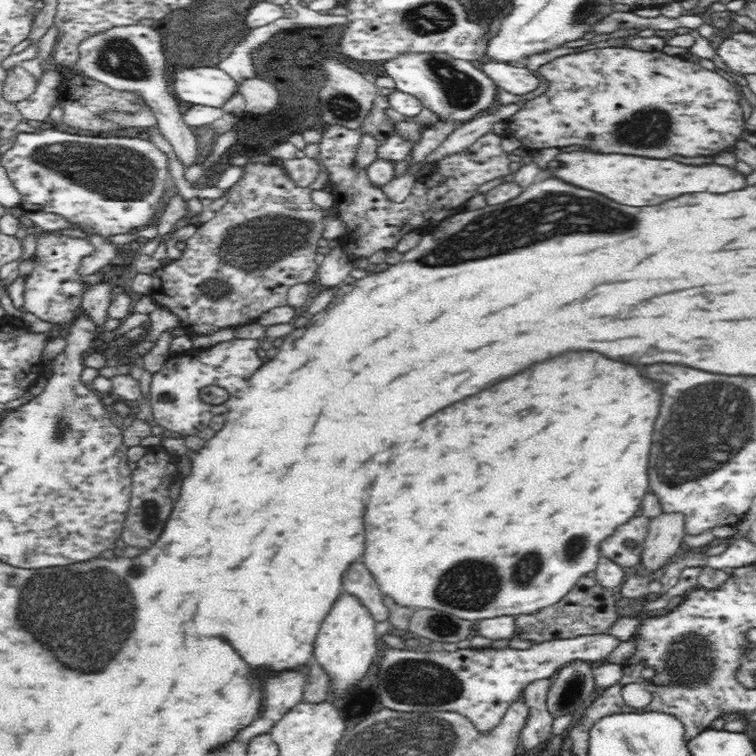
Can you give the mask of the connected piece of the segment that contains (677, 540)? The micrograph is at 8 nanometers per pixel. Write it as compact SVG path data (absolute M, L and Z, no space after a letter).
M662 511L652 517L649 524L641 564L644 570L638 574L651 573L656 567L666 564L672 556L681 553L684 549L686 536L686 515L680 511Z

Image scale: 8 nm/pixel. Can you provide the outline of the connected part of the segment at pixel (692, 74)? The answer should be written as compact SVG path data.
M605 47L557 57L538 68L548 82L548 90L540 97L526 101L503 130L518 138L526 150L537 151L578 144L594 146L606 154L668 158L672 154L706 156L732 146L734 140L741 137L743 127L742 107L735 87L718 73L679 56Z

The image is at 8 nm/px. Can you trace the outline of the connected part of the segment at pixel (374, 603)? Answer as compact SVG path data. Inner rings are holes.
M352 564L344 574L343 590L356 593L378 622L386 622L388 610L383 592L364 564Z

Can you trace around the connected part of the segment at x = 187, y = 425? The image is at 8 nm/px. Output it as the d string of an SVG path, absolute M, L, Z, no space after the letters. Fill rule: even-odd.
M228 340L218 342L209 349L186 350L170 355L152 376L150 385L150 404L154 422L167 430L190 436L202 430L214 414L226 412L226 404L210 406L200 402L198 388L216 384L228 392L236 392L236 388L246 388L246 380L262 366L262 360L256 354L254 340ZM236 370L236 372L234 372Z

